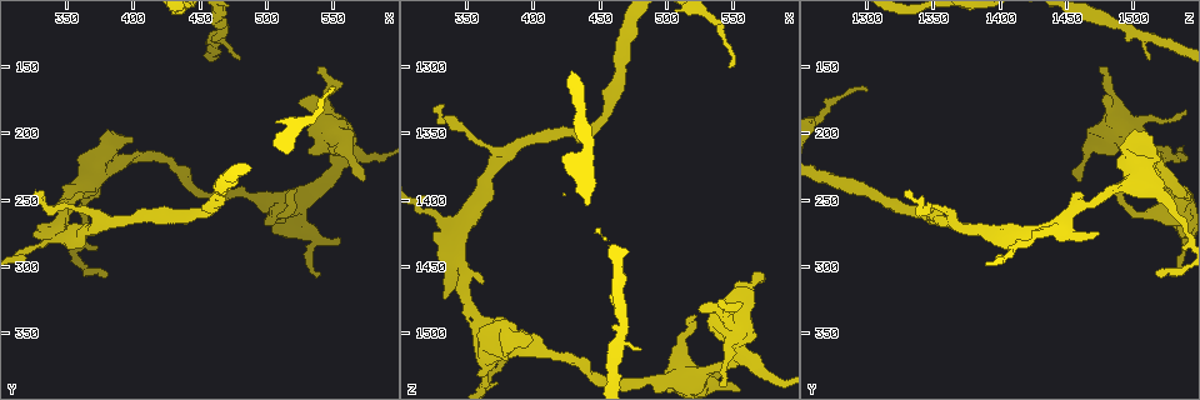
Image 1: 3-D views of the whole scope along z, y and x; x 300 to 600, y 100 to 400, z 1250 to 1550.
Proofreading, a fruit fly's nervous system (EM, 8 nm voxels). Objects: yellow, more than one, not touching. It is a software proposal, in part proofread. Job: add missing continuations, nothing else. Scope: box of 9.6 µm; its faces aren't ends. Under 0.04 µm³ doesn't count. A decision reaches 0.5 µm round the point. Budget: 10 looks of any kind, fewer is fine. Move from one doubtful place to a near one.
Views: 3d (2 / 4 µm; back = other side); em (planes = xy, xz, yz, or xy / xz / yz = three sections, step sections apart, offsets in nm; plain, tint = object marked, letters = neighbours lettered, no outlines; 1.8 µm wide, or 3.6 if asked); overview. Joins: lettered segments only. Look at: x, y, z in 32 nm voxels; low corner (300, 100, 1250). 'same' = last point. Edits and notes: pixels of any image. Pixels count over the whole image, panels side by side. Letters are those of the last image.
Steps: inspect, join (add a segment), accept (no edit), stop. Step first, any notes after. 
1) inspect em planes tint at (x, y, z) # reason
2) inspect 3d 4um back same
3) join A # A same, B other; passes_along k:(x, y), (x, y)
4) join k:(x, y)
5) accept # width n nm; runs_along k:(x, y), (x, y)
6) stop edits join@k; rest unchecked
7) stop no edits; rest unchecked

inspect em yz step 16 tint at (332, 276, 1476) # free end

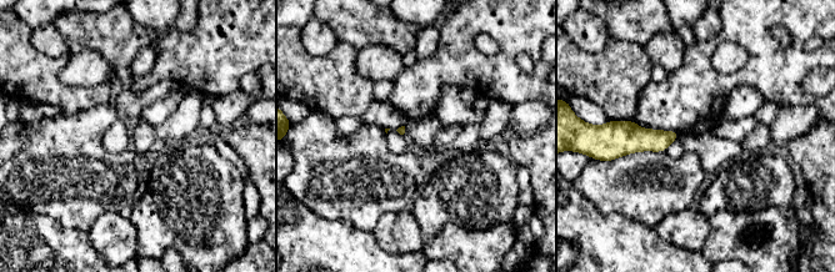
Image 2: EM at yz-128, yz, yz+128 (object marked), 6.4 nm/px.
inspect em planes letters same

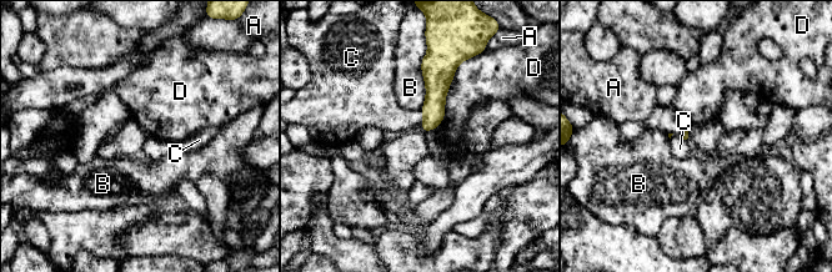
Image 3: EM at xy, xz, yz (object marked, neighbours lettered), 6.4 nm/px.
accept # A other, B other, C other, D other; border 3:(420, 110), (422, 114), (421, 126); none of them fits

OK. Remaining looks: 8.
inspect 3d 4um at (572, 234, 1460) # an open end

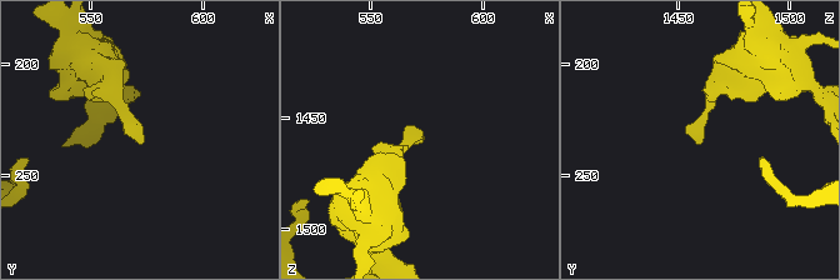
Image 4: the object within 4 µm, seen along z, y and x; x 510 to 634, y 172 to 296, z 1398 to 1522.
inspect em planes letters at (573, 235, 1460) # now the EM

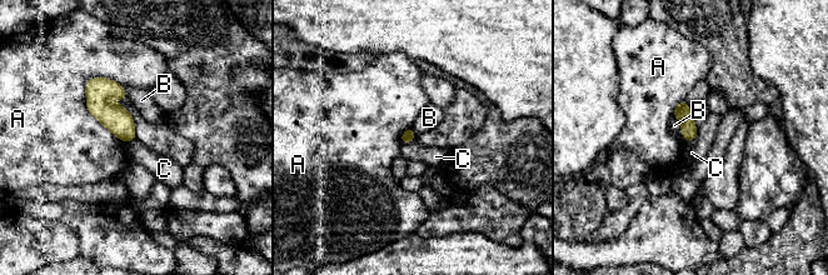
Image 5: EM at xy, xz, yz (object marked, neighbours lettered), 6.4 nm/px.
accept # A other, B other, C other; no lettered segment goes on from it

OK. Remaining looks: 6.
inspect 3d 2um at (384, 212, 1502) # sharp bend

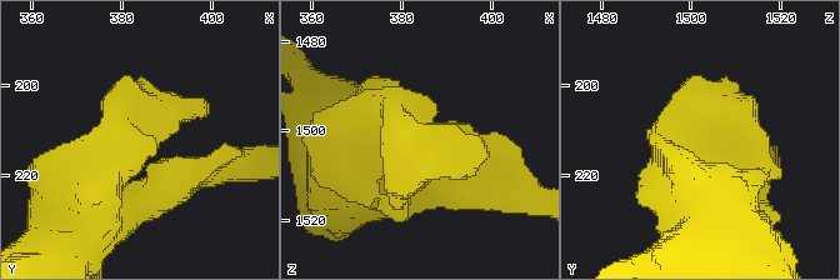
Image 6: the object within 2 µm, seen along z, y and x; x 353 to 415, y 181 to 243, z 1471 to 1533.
inspect em planes letters at (383, 213, 1503)

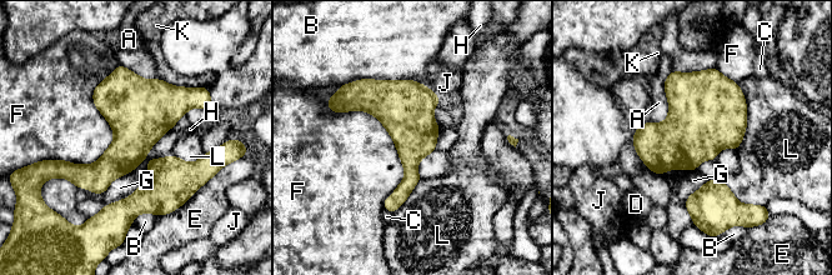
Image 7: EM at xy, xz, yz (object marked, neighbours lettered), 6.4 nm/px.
accept # A other, B other, C other, D other, E other, F other, G other, H other, J other, K other, L other; border 7:(119, 65), (48, 160); no lettered segment goes on from it

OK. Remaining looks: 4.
inspect em planes letters at (480, 146, 1512) # branch stops here

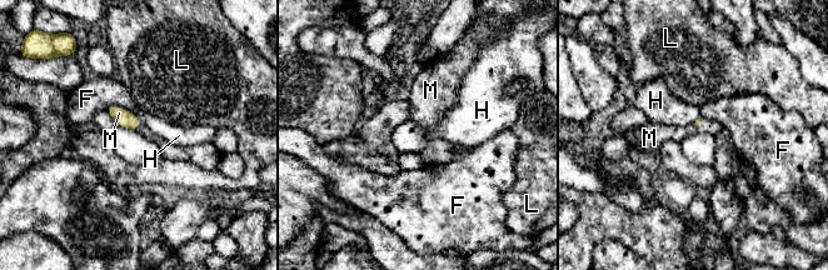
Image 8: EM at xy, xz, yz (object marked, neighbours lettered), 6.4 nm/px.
join M # F other, H other, L other, M same; passes_along 8:(129, 120), (138, 125), (168, 149); the neuron continues

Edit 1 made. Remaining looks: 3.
stop edits join@8; rest unchecked

